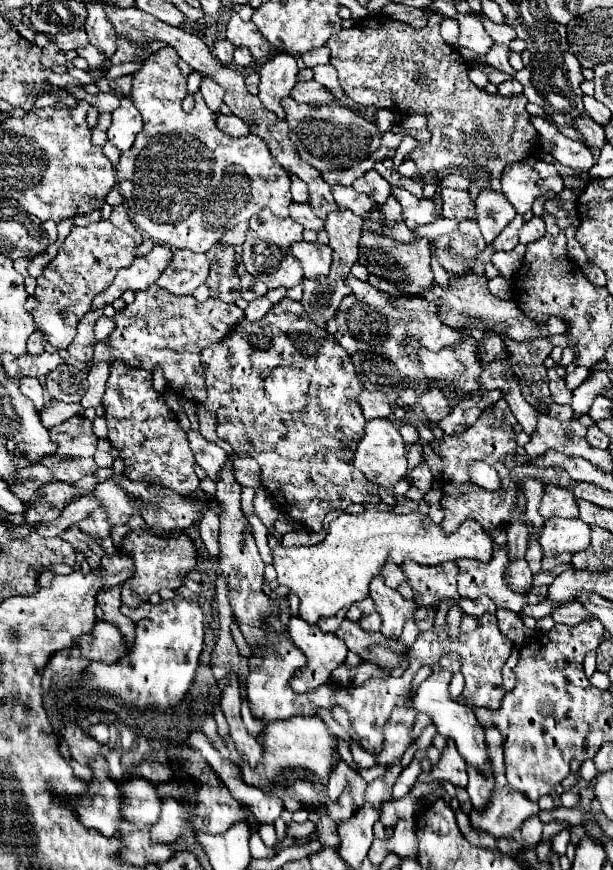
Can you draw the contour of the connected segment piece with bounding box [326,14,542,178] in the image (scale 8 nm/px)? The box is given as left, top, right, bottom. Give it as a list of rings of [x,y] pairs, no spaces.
[[[386,14],[366,16],[360,24],[354,24],[348,30],[340,30],[326,46],[332,50],[330,64],[338,72],[338,82],[342,90],[362,106],[388,108],[402,116],[422,114],[428,118],[428,132],[432,138],[428,142],[418,142],[418,148],[406,154],[406,160],[412,160],[420,174],[440,172],[444,168],[454,170],[470,170],[468,174],[474,178],[500,178],[504,168],[514,162],[522,162],[526,158],[534,158],[540,148],[540,138],[536,128],[530,122],[530,114],[526,110],[526,96],[492,96],[486,90],[474,86],[468,78],[468,64],[460,56],[460,52],[446,44],[440,36],[440,16],[434,14],[428,20],[426,28],[417,30],[411,25],[392,19]]]

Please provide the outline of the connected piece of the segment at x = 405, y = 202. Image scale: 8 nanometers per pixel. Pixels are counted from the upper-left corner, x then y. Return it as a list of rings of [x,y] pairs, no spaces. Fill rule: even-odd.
[[[392,188],[392,196],[402,204],[402,218],[410,230],[420,224],[430,224],[436,220],[434,200],[430,198],[416,198],[404,188]]]

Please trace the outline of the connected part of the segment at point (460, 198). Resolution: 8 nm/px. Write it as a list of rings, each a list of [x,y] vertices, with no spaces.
[[[442,188],[442,200],[444,200],[444,216],[454,220],[476,220],[476,204],[464,190],[452,190]]]

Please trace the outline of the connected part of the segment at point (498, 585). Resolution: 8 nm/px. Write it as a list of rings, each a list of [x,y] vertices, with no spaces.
[[[494,546],[494,560],[488,564],[476,560],[458,560],[458,594],[464,598],[490,596],[498,608],[508,608],[514,612],[522,612],[526,598],[522,594],[512,592],[506,586],[504,572],[508,566],[508,552],[502,546]]]

